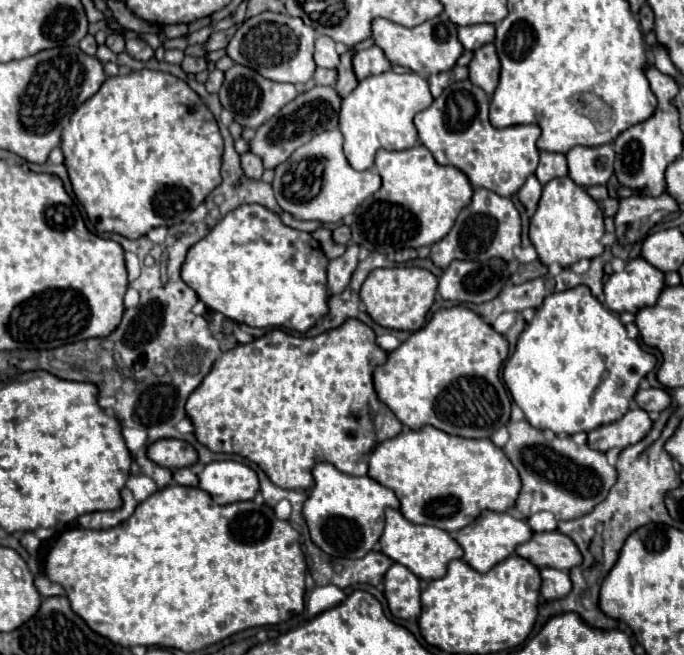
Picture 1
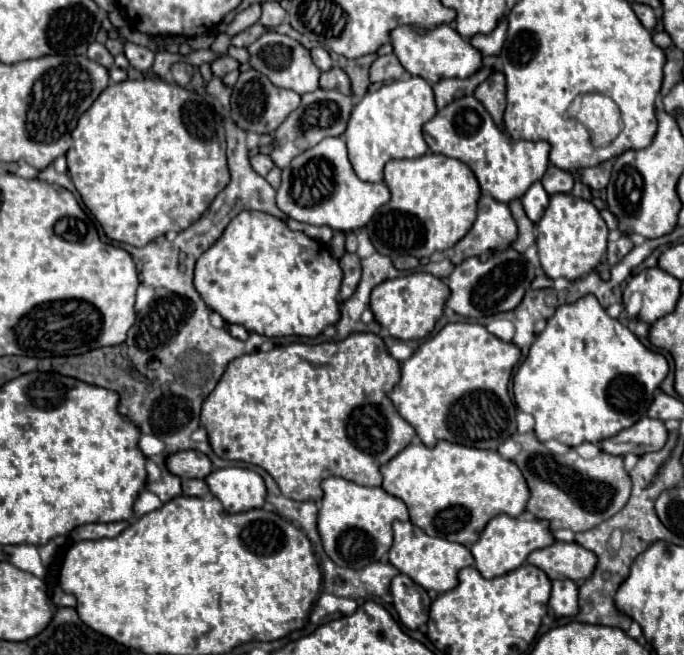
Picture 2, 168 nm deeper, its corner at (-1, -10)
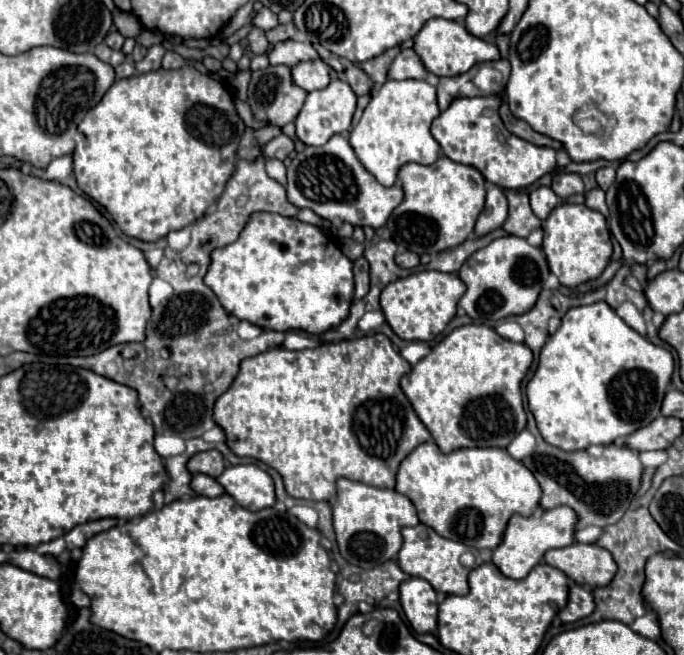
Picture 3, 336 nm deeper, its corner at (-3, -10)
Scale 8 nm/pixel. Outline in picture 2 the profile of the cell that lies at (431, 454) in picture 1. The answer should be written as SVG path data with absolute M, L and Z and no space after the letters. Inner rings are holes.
M419 440L381 466L383 490L397 496L409 508L411 522L429 536L471 546L485 524L499 516L519 516L529 500L529 488L521 470L495 450L477 450L451 442L427 448Z

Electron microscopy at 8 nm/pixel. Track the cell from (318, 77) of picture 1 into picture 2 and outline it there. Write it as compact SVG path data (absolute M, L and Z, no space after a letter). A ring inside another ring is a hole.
M331 68L329 72L323 72L321 74L321 82L319 86L323 90L339 90L341 94L349 94L351 92L351 84L349 84L349 78L347 74L341 70L341 68Z

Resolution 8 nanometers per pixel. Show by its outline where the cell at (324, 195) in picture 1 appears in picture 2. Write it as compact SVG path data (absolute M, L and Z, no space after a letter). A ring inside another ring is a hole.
M325 138L317 146L293 158L293 162L283 170L281 186L277 188L277 206L281 212L285 212L289 218L299 220L299 222L307 222L313 226L329 226L335 232L363 228L371 220L375 210L383 206L387 200L389 200L389 188L385 186L385 182L373 184L373 182L363 182L357 178L347 158L347 148L345 148L343 138Z

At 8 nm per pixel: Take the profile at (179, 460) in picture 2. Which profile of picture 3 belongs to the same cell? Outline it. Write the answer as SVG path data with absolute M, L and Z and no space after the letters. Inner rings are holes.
M207 450L207 452L199 452L195 454L189 462L187 468L191 474L209 474L213 478L217 478L223 470L225 470L225 458L221 456L221 452L217 450Z

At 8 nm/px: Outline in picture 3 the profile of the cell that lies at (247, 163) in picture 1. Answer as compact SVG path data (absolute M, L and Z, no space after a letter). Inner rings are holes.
M281 134L281 136L273 138L273 140L265 146L265 156L267 156L267 158L285 160L285 158L293 152L293 148L295 148L295 142L293 142L289 136Z

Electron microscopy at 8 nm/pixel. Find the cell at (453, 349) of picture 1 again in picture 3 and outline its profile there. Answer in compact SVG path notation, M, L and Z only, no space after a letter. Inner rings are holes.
M469 324L449 332L401 378L401 388L441 452L473 446L507 448L527 426L521 382L531 362L533 352L527 344L505 340L485 324Z

